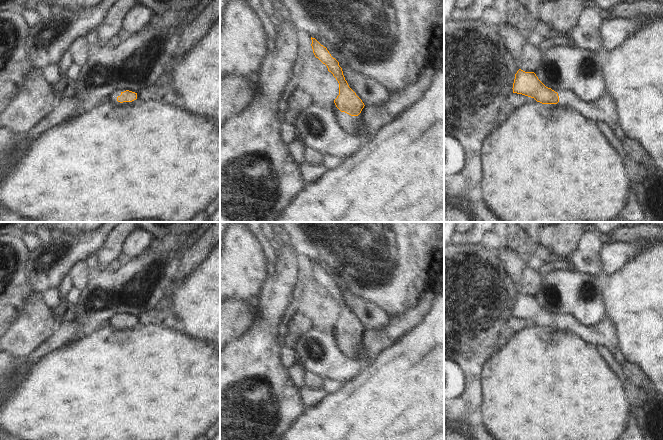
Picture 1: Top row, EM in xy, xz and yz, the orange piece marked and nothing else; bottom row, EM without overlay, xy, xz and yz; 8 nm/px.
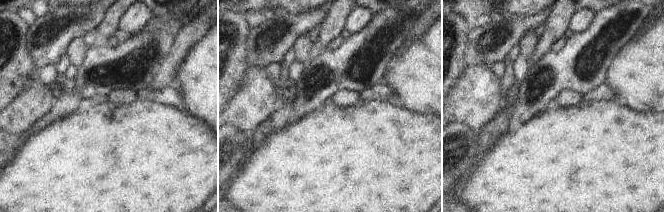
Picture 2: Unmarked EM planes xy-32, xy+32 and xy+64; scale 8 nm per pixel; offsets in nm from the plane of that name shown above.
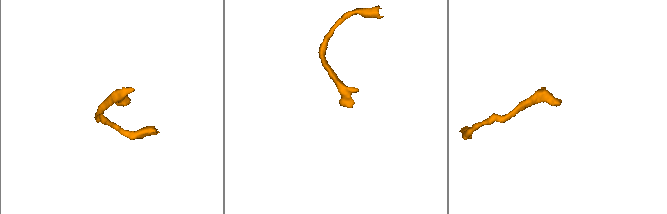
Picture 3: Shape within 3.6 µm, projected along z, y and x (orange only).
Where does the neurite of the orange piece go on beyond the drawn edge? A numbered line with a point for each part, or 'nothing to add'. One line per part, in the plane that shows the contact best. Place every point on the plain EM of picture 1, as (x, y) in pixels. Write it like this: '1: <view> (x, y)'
1: xz (348, 347)

